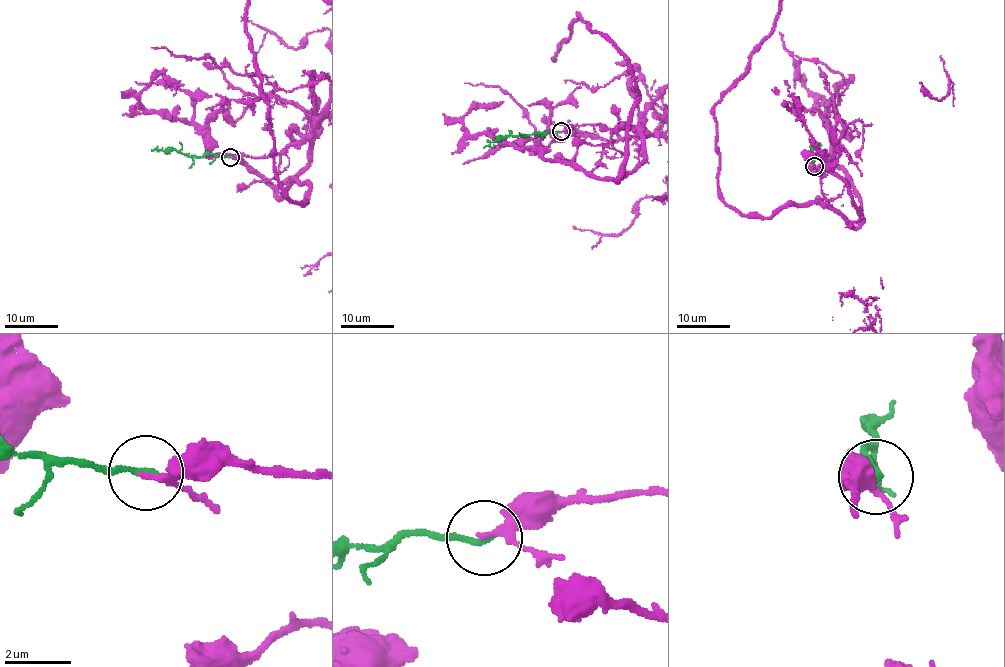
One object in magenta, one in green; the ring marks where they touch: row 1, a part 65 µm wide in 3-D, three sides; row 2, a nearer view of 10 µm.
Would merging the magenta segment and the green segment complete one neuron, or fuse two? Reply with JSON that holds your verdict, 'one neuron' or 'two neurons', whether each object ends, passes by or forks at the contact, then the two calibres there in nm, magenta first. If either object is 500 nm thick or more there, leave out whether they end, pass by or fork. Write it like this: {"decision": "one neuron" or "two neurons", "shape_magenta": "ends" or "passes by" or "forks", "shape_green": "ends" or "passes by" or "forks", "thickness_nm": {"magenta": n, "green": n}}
{"decision": "one neuron", "shape_magenta": "passes by", "shape_green": "ends", "thickness_nm": {"magenta": 160, "green": 170}}

